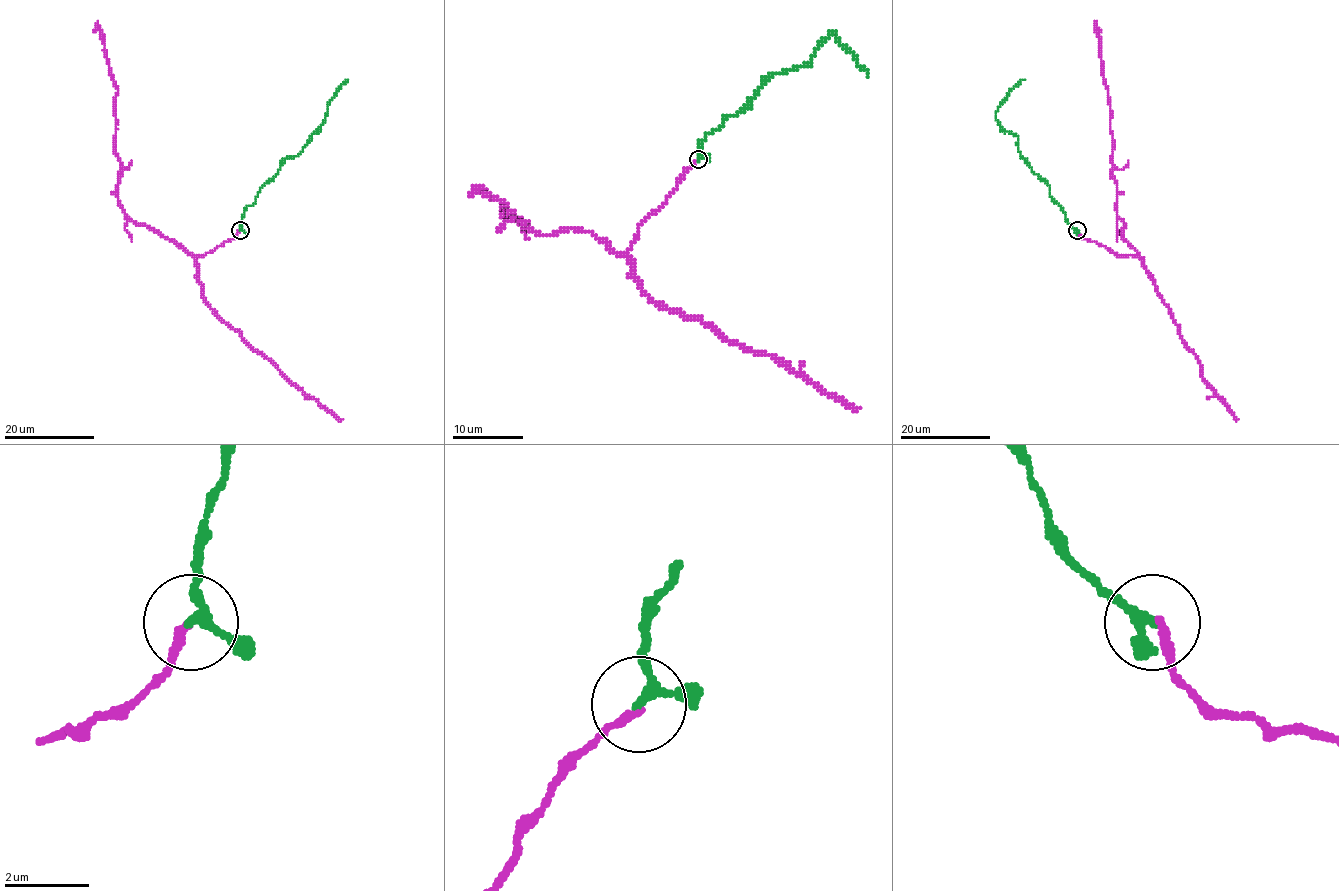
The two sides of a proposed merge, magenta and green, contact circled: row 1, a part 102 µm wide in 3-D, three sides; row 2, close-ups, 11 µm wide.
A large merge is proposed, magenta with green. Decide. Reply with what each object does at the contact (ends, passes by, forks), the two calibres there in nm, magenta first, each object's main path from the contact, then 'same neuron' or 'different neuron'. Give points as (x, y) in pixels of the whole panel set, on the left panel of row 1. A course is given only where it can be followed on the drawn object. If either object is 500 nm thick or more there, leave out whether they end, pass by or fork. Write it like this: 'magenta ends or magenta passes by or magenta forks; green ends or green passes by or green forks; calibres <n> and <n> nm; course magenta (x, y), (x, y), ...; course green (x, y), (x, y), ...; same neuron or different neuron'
magenta ends; green passes by; calibres 200 and 200 nm; course magenta (240, 230), (201, 257), (127, 216), (118, 199), (117, 87), (98, 20); course green (240, 230), (243, 210), (279, 170), (285, 159), (297, 155), (327, 116), (327, 103), (347, 79); same neuron

